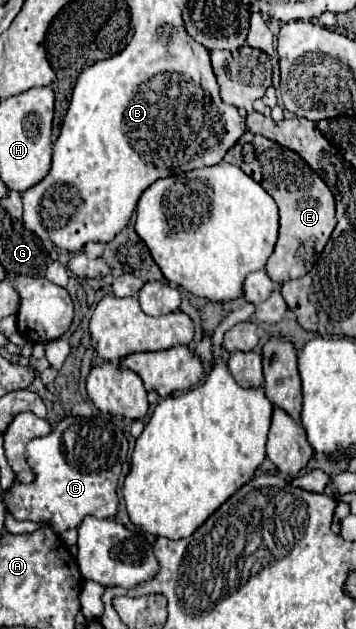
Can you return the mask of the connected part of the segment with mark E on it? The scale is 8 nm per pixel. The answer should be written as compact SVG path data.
M249 130L237 140L223 160L239 166L245 174L259 182L279 206L279 238L265 266L269 278L283 284L305 276L313 268L335 228L335 198L327 184L299 154Z

